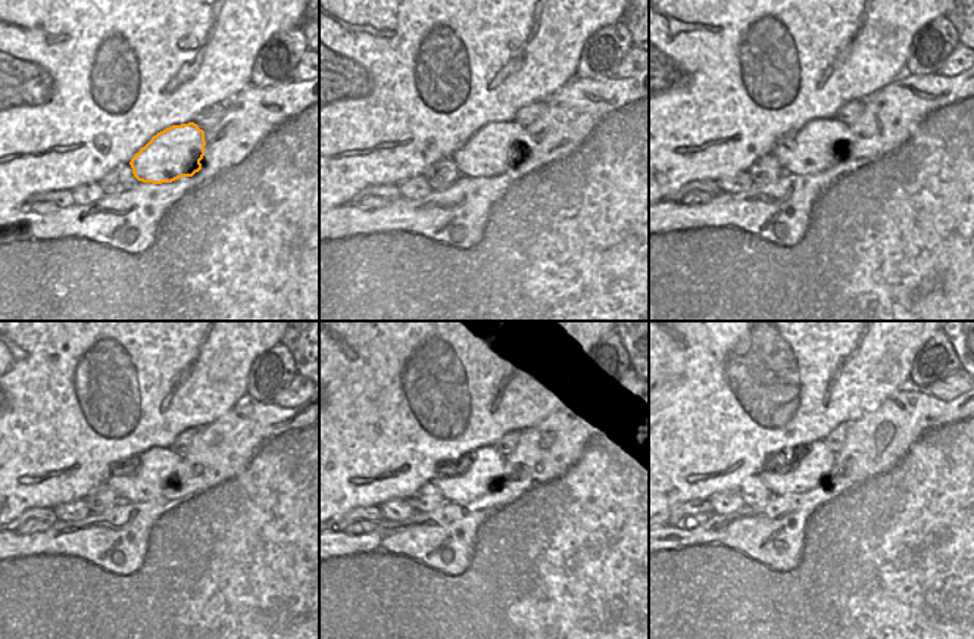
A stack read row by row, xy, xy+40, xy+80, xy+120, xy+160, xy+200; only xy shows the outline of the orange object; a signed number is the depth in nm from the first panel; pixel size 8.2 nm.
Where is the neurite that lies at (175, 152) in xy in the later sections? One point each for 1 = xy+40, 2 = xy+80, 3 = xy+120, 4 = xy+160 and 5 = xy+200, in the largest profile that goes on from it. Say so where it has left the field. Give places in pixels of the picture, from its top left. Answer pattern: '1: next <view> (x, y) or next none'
1: next xy+40 (496, 147)
2: next xy+80 (812, 149)
3: next xy+120 (146, 480)
4: next xy+160 (465, 482)
5: next xy+200 (802, 473)

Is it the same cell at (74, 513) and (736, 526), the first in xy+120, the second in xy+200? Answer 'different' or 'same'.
different

